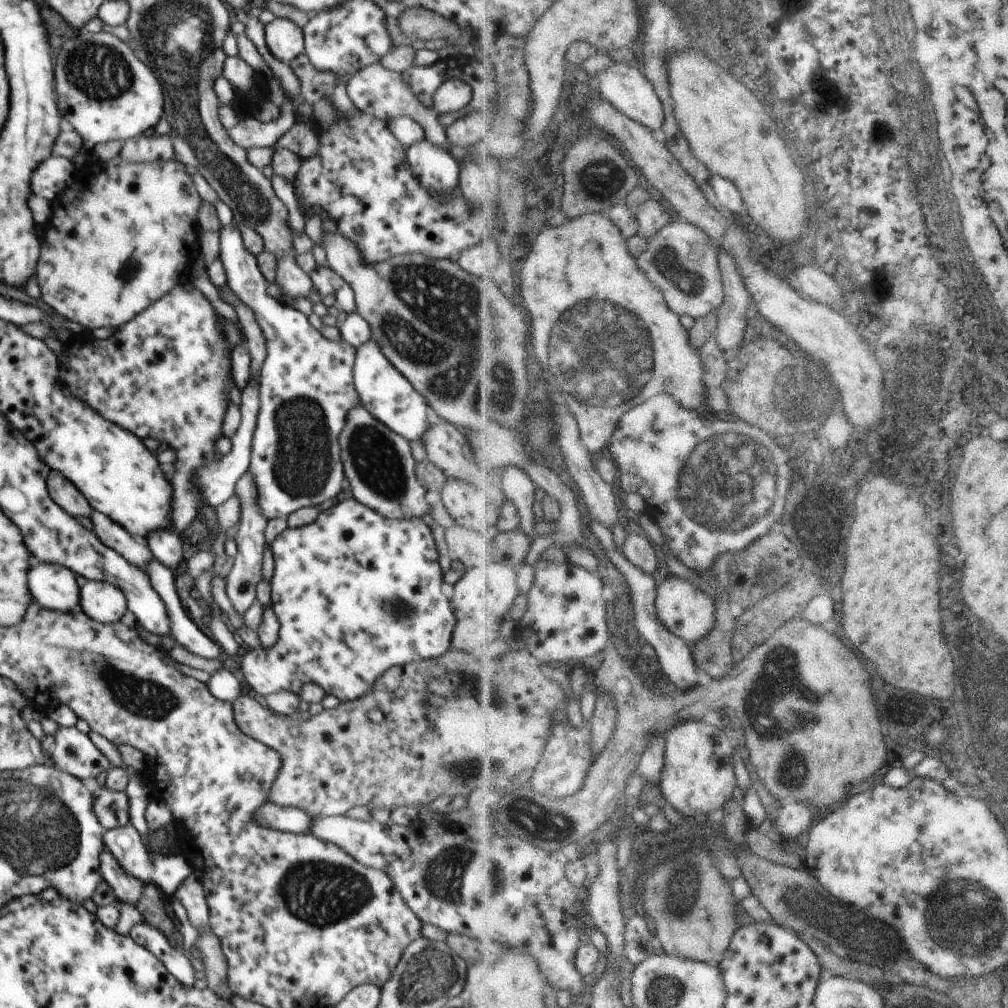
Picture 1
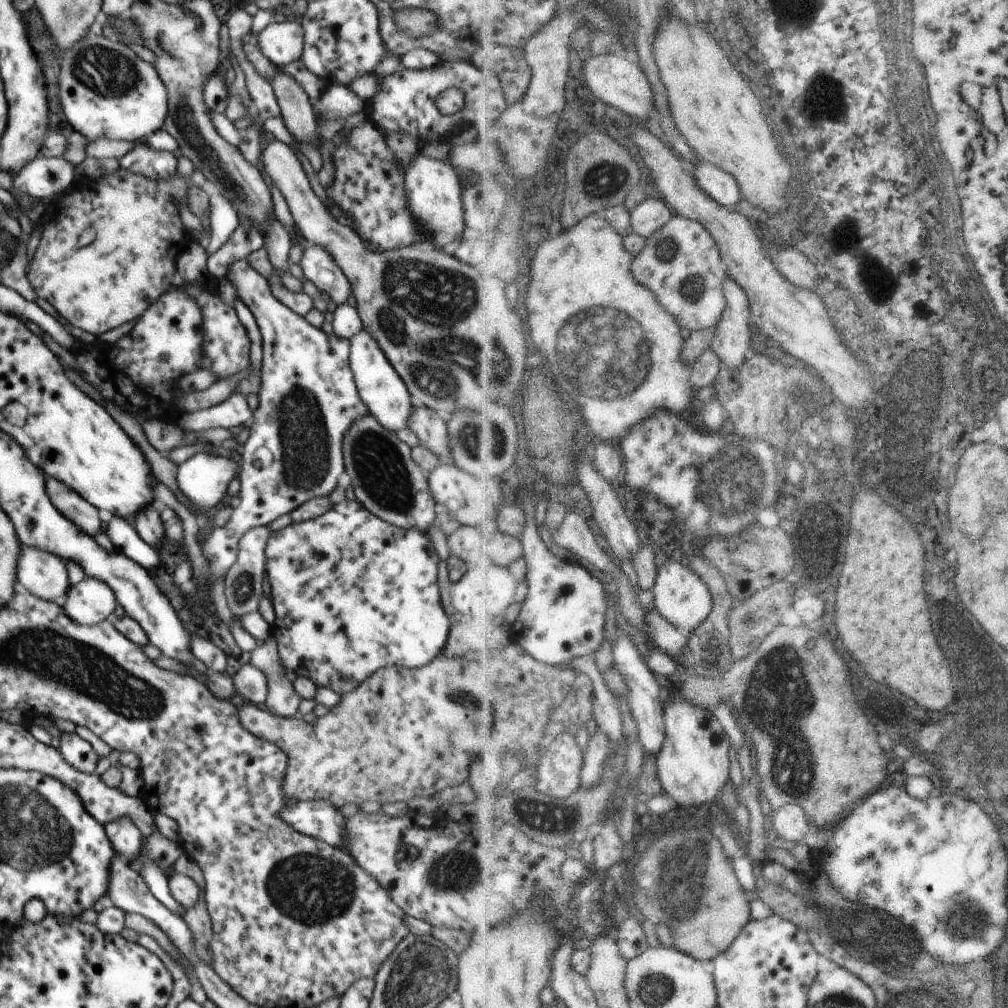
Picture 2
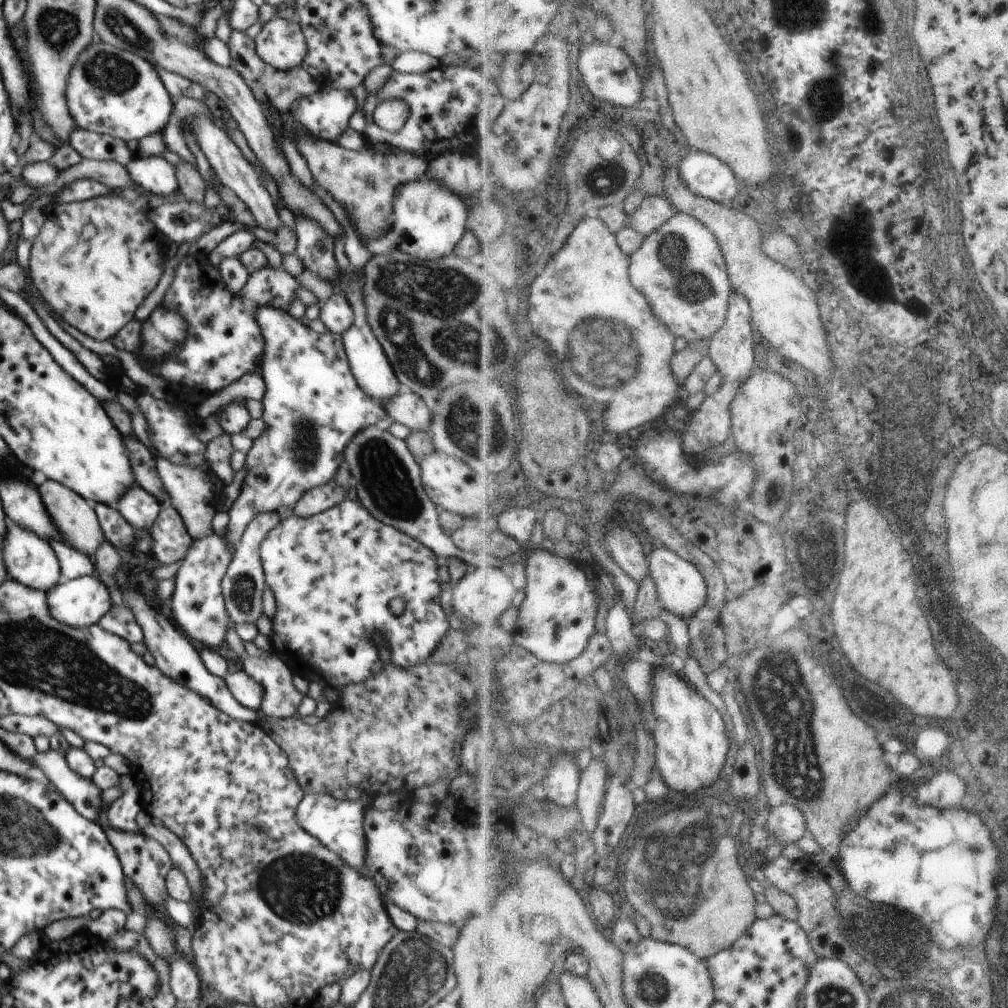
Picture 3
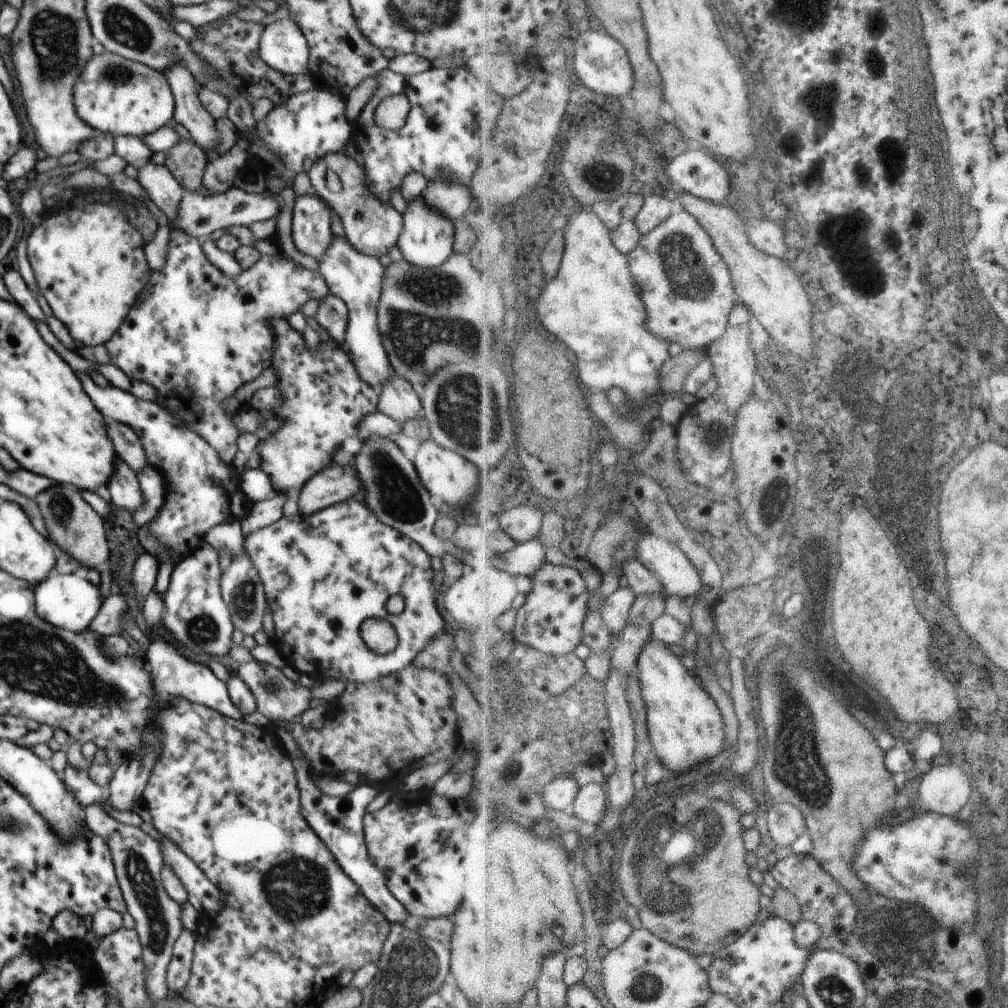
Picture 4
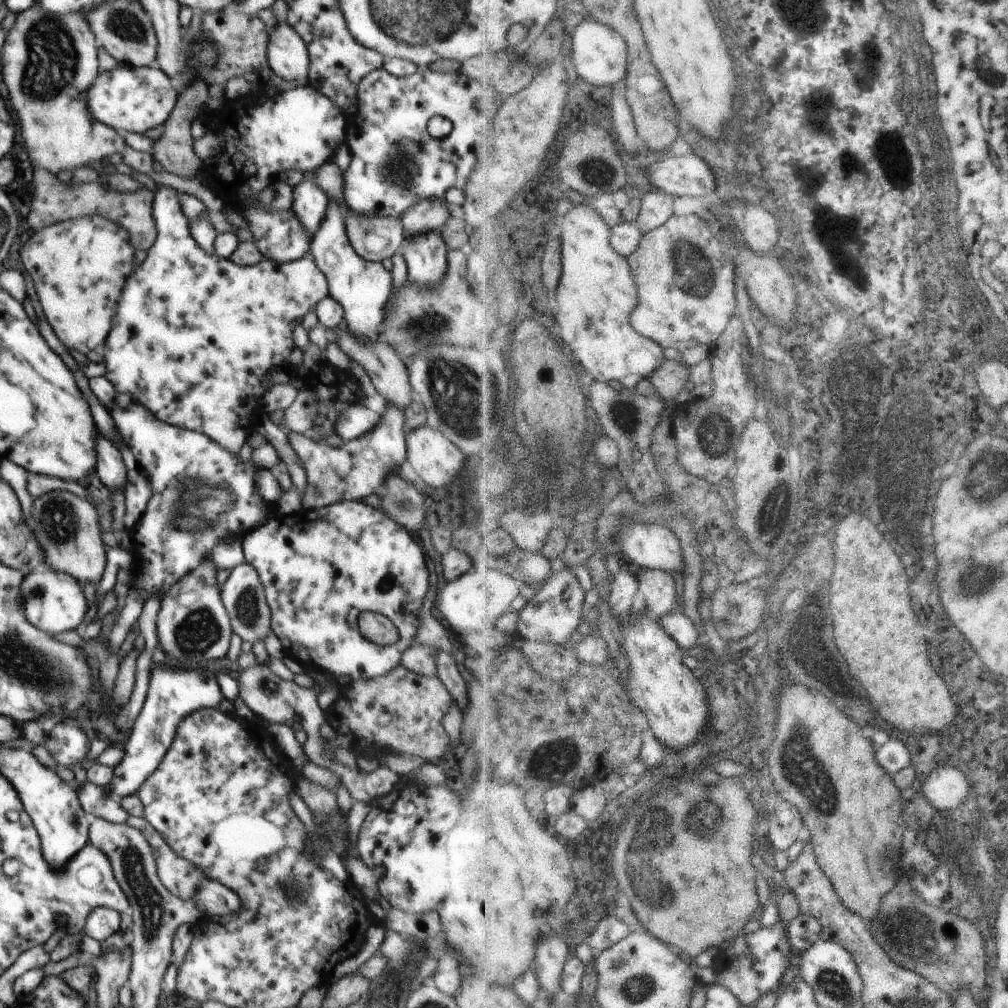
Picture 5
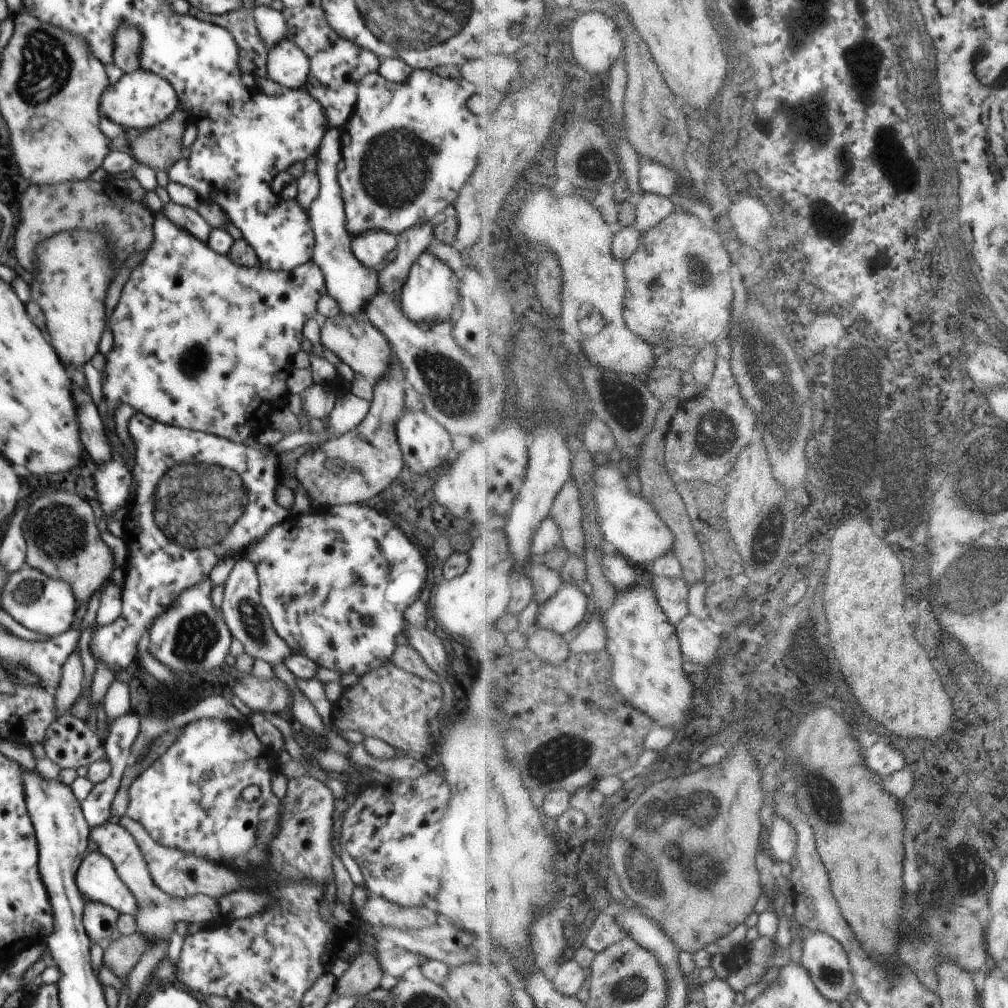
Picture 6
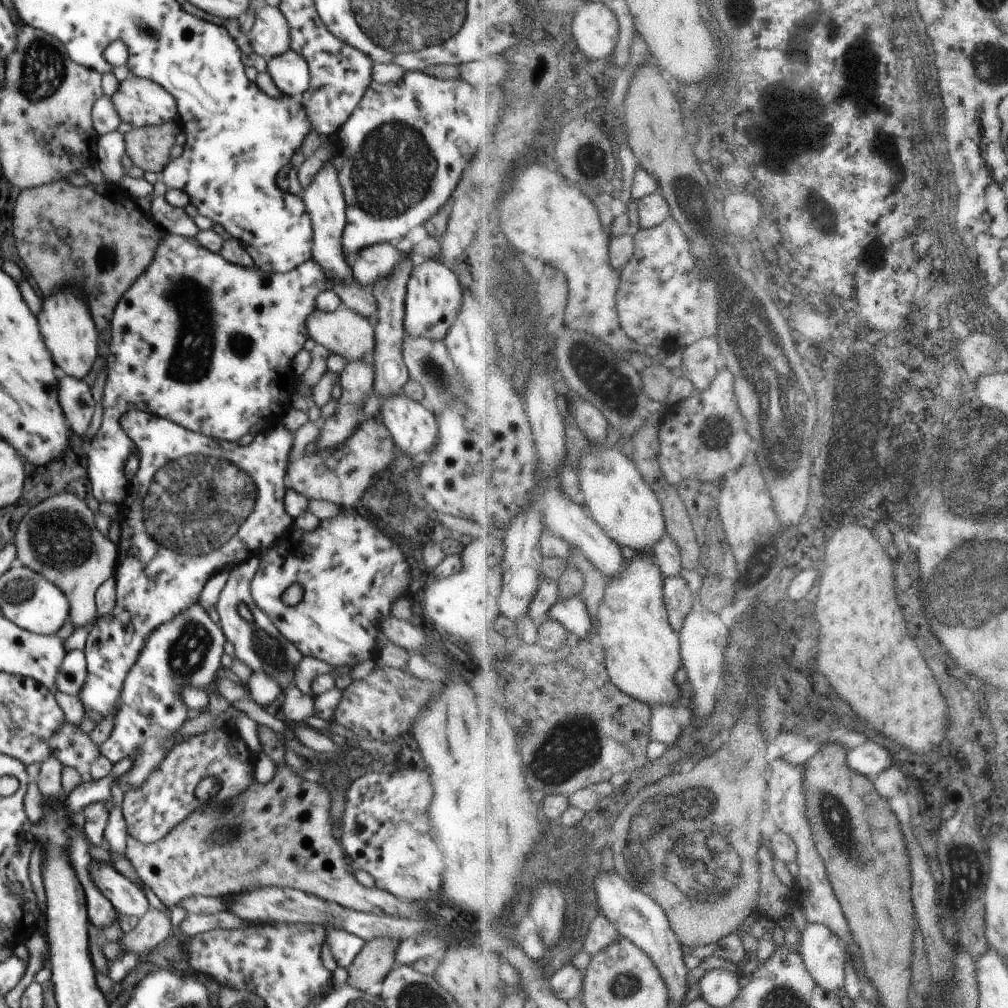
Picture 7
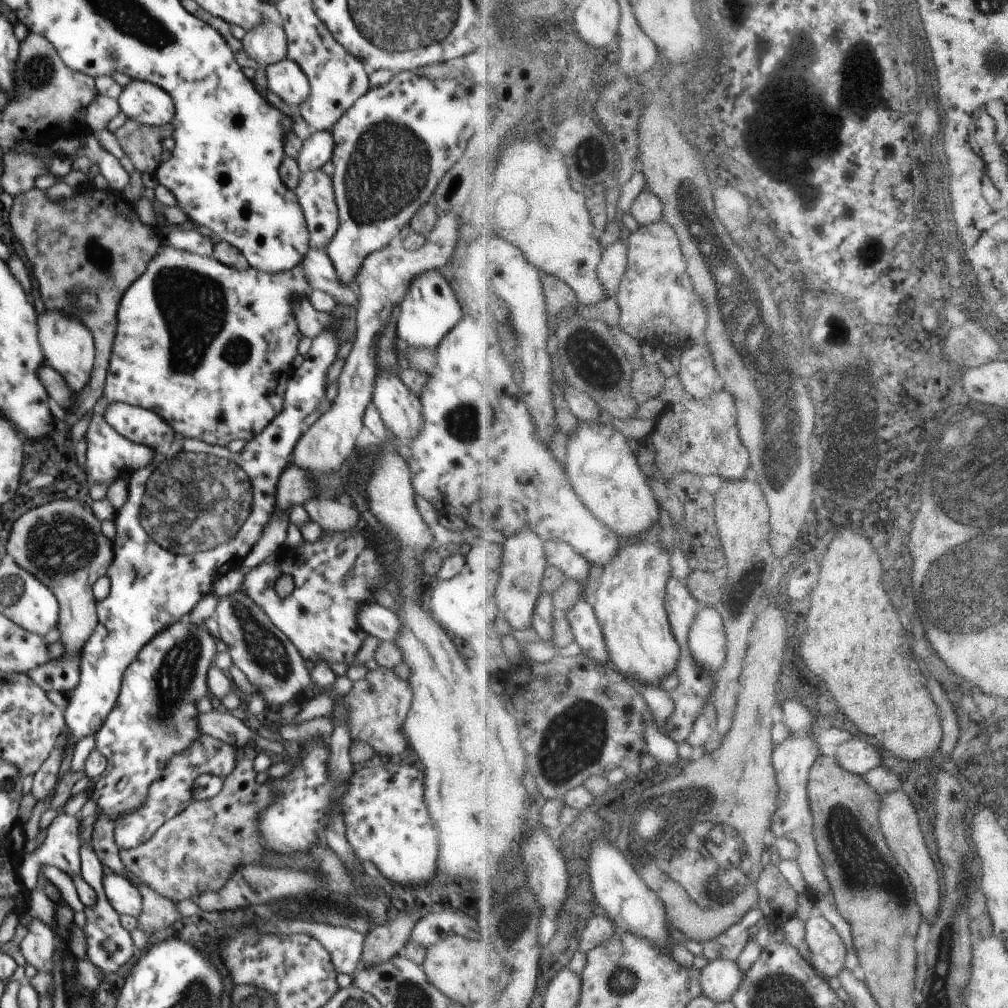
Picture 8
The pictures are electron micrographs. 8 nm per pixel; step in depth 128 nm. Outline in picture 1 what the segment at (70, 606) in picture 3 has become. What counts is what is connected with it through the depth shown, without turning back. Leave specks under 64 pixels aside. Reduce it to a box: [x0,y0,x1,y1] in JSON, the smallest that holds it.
[79,580,127,624]

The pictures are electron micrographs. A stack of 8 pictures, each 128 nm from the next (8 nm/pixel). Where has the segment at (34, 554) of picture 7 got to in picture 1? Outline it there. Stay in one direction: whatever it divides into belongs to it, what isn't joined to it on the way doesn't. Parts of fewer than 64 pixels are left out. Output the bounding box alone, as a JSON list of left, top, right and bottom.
[47,471,94,524]

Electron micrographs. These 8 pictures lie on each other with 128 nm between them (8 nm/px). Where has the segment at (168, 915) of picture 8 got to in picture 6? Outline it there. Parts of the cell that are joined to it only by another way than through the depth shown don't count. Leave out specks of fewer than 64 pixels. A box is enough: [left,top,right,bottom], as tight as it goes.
[103,934,150,978]

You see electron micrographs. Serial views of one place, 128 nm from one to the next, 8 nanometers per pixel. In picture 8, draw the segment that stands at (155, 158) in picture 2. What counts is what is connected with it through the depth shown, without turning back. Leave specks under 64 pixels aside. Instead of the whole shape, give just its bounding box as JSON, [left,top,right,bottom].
[83,246,312,485]

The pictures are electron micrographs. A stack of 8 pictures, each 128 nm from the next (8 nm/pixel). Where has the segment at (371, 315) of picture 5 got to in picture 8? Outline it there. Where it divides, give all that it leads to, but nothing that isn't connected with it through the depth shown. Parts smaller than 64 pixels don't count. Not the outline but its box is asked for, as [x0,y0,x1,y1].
[295,169,340,250]

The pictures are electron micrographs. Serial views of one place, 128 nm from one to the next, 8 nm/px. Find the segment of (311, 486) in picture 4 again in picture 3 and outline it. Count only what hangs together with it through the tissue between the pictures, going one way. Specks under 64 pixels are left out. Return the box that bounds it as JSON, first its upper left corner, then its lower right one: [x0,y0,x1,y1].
[293,480,347,519]

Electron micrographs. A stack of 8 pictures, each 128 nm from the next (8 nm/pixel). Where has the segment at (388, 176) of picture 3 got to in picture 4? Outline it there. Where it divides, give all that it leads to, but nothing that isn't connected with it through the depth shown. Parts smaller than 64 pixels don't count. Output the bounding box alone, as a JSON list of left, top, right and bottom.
[307,151,403,257]

